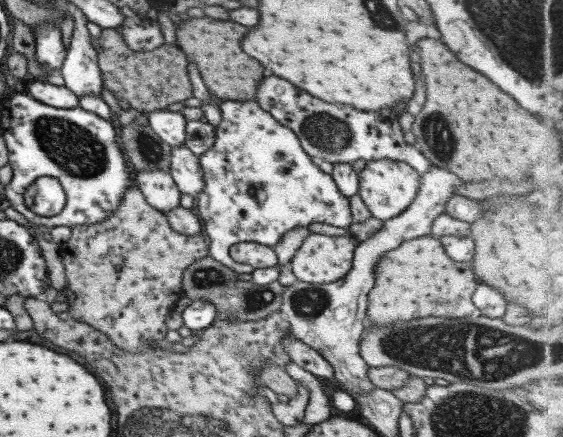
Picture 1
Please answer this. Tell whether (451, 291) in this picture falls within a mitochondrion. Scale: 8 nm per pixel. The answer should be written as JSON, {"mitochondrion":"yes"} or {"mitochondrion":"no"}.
{"mitochondrion":"no"}

